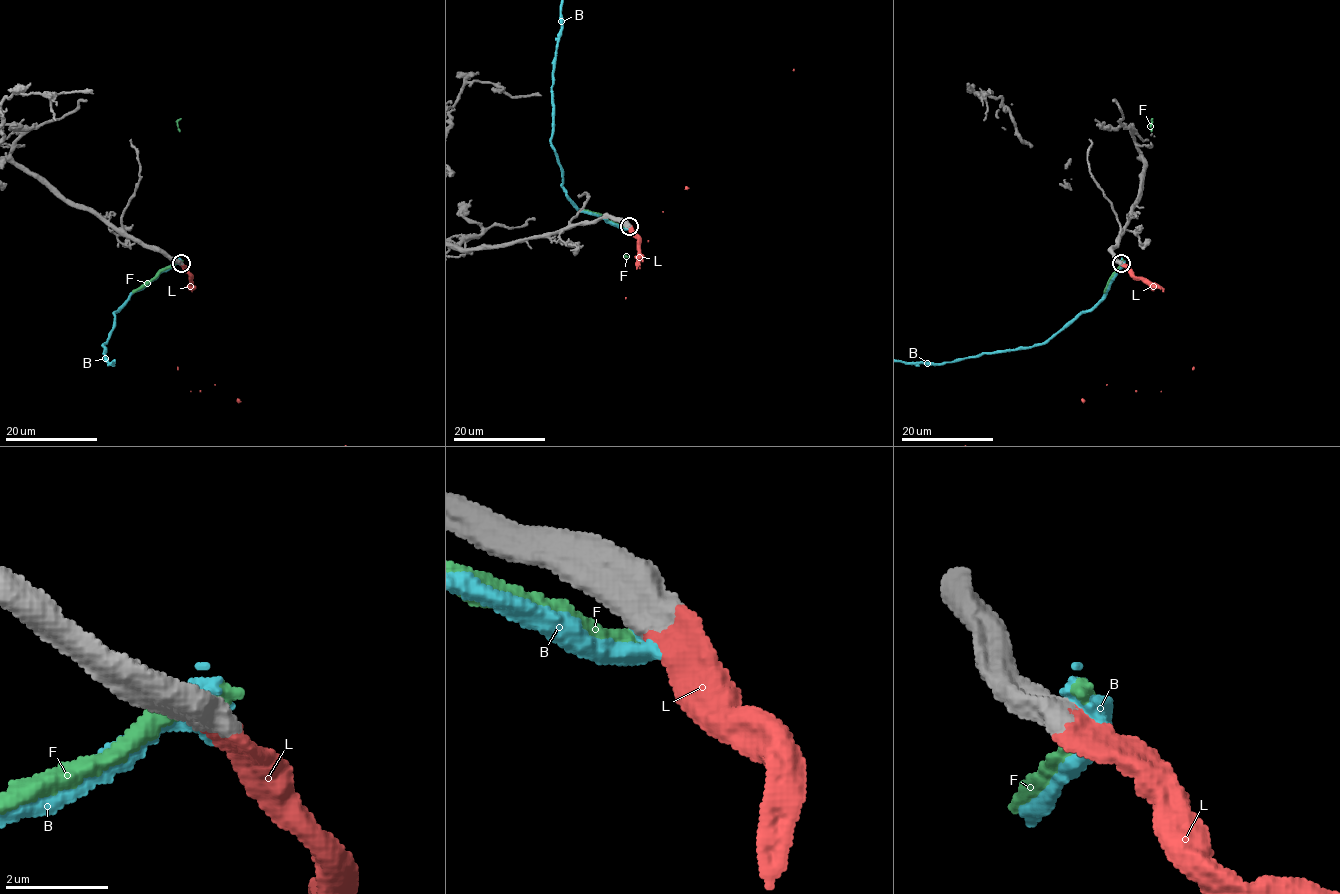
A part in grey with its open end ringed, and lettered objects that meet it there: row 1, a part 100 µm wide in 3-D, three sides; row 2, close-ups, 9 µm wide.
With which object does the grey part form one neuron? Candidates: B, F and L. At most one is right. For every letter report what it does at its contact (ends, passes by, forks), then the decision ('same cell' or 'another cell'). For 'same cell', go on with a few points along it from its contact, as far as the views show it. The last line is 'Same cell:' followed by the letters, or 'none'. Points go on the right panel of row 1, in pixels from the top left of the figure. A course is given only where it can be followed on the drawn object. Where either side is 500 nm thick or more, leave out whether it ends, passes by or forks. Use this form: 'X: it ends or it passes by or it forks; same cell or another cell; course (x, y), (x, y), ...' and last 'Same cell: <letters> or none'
B: another cell
F: another cell
L: same cell
Same cell: L

